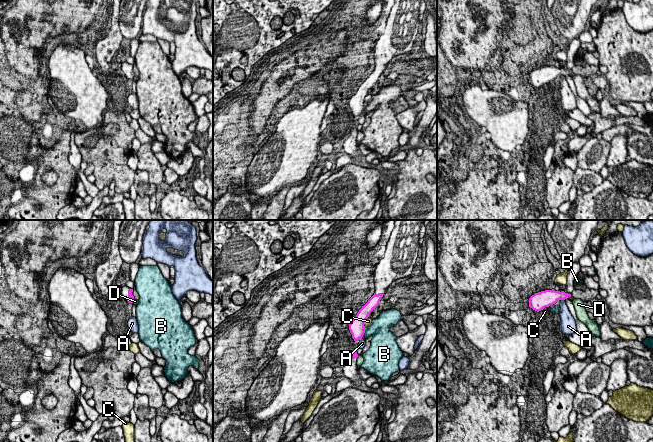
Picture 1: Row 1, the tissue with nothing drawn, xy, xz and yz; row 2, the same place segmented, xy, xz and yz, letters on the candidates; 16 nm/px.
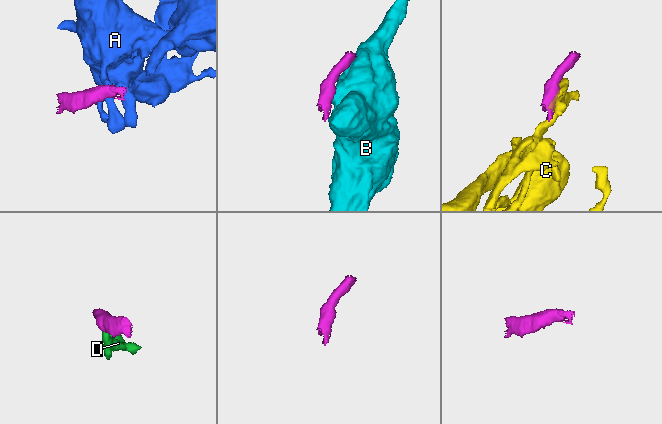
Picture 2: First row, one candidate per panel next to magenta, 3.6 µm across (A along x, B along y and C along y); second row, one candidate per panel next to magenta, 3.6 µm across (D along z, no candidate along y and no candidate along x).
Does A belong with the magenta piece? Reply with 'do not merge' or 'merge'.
do not merge

